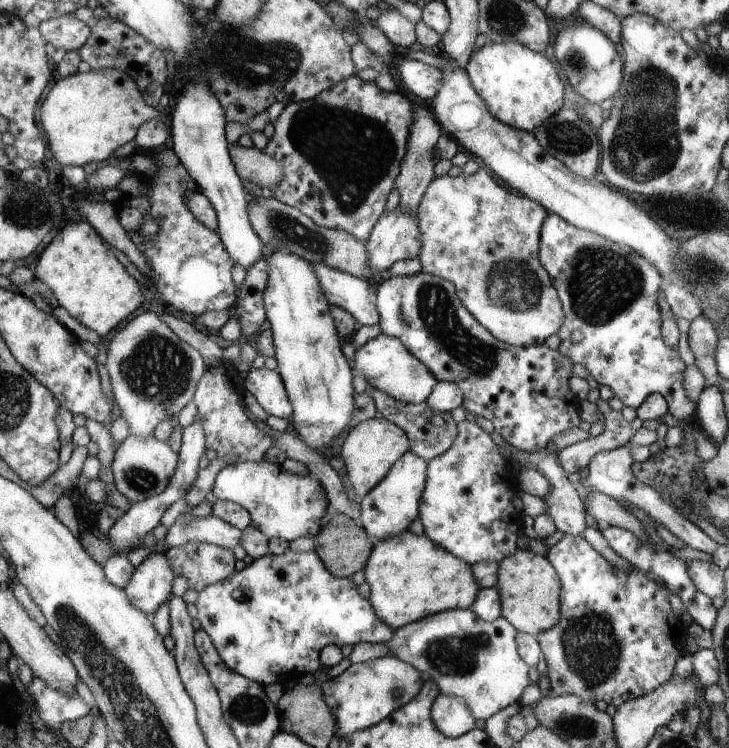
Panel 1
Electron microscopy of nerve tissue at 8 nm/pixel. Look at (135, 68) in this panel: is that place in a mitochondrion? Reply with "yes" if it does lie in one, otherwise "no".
no

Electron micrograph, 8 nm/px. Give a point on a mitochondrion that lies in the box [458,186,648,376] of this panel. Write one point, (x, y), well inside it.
(603, 283)

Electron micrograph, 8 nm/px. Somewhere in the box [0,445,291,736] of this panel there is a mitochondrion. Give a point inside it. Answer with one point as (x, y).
(247, 710)

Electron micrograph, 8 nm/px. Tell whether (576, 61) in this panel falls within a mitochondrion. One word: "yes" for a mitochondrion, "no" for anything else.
yes

